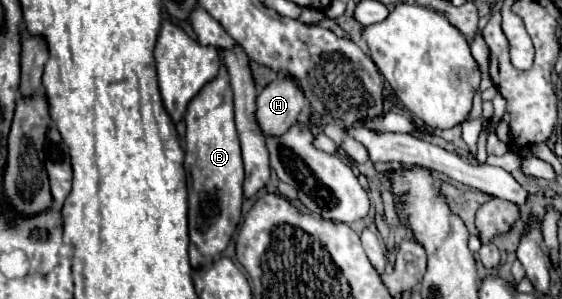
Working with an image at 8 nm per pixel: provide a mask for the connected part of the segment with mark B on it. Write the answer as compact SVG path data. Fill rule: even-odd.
M222 66L214 80L210 80L188 104L186 110L186 188L188 188L188 228L190 228L190 264L204 266L212 262L218 254L222 254L228 246L228 226L230 238L236 232L240 222L240 210L244 202L242 182L244 182L244 166L240 156L240 140L234 126L234 106L232 106L232 88L228 70Z

